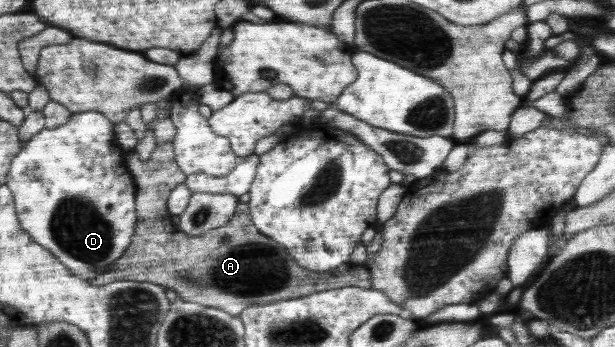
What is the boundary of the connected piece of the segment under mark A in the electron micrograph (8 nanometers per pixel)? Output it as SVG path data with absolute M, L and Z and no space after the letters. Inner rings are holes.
M158 144L147 161L133 158L128 162L135 181L137 231L130 247L104 274L94 279L94 286L114 281L140 281L171 289L185 302L222 309L238 316L244 309L266 301L286 297L304 297L306 293L356 287L371 289L369 271L365 265L348 262L330 273L310 273L286 252L286 248L260 233L253 224L248 203L239 202L236 213L222 227L204 235L192 237L180 233L168 213L168 196L174 187L185 182L185 175L174 161L173 144ZM286 277L286 283L284 283Z

